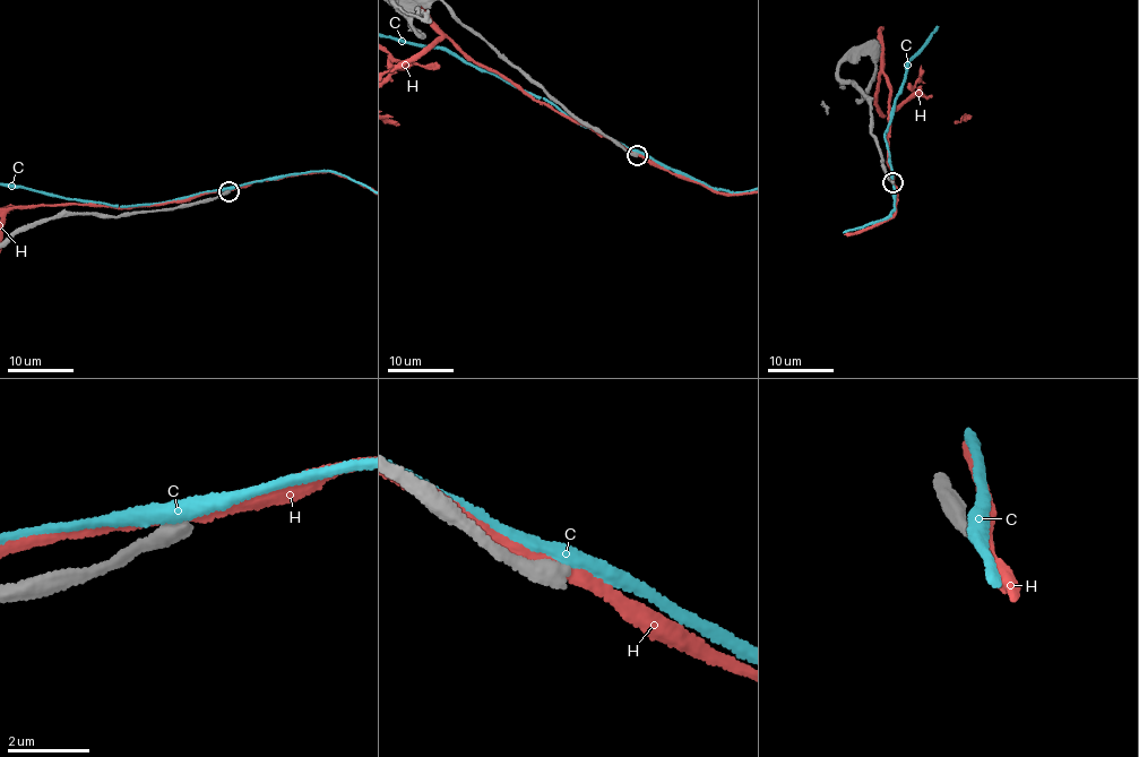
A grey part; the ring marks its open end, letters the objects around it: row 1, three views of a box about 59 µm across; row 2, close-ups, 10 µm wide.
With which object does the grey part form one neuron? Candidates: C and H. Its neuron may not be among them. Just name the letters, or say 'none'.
none

